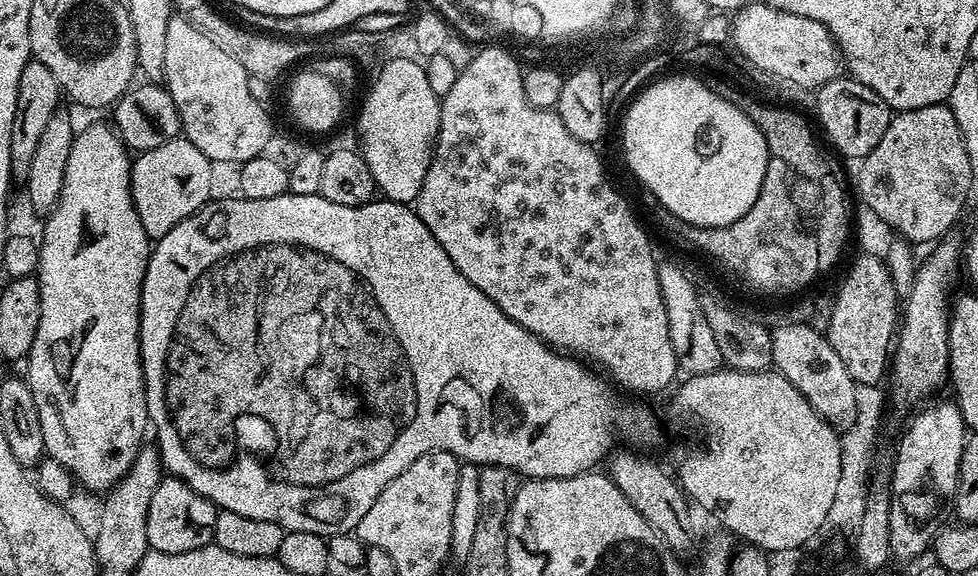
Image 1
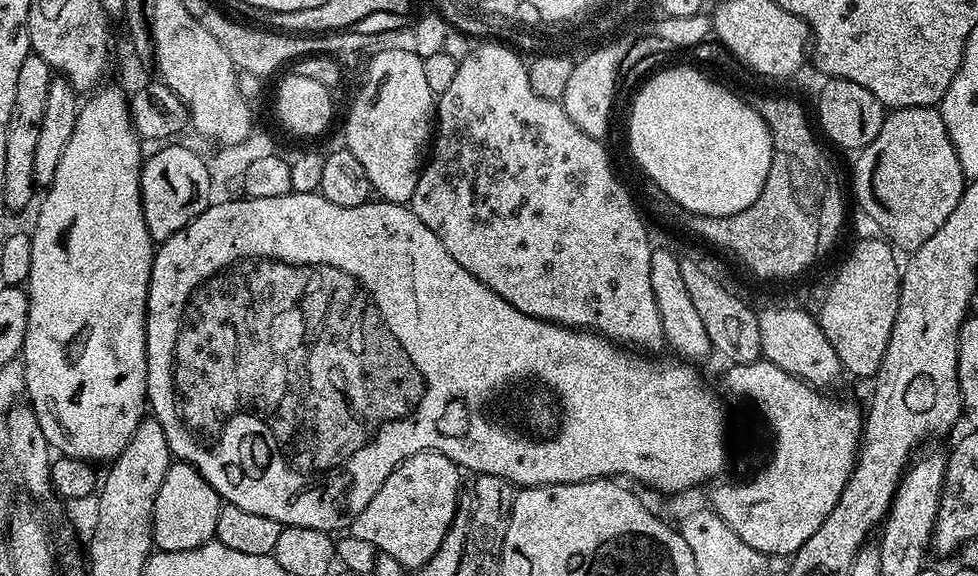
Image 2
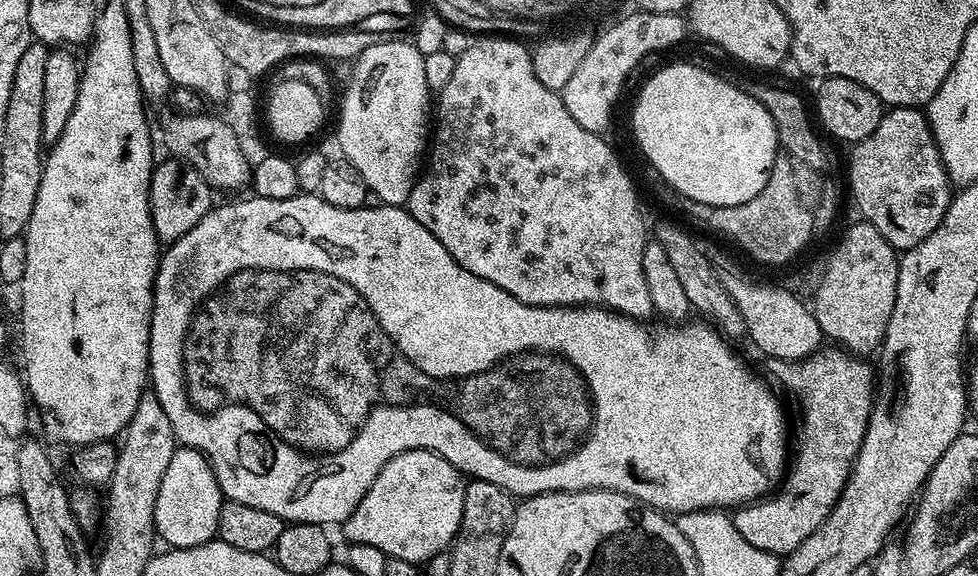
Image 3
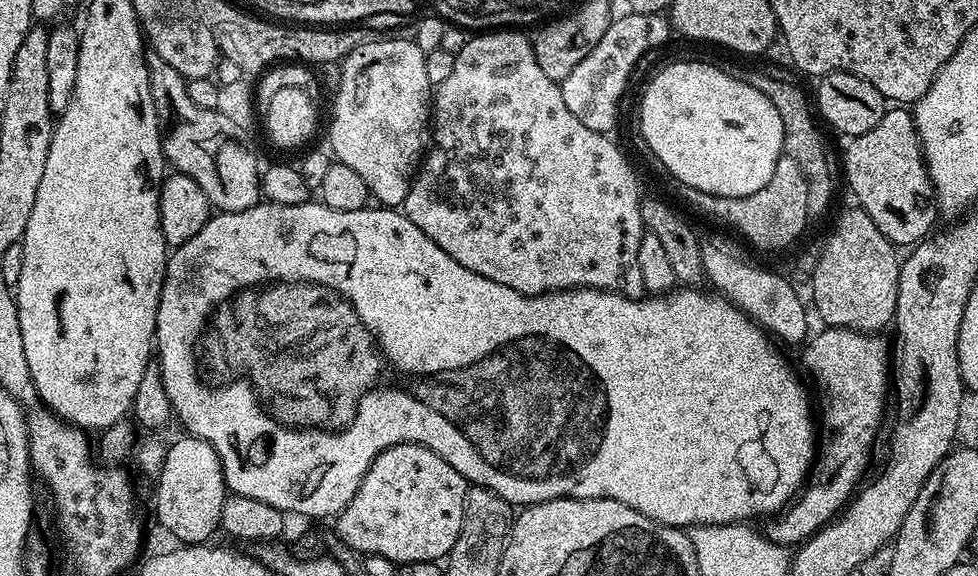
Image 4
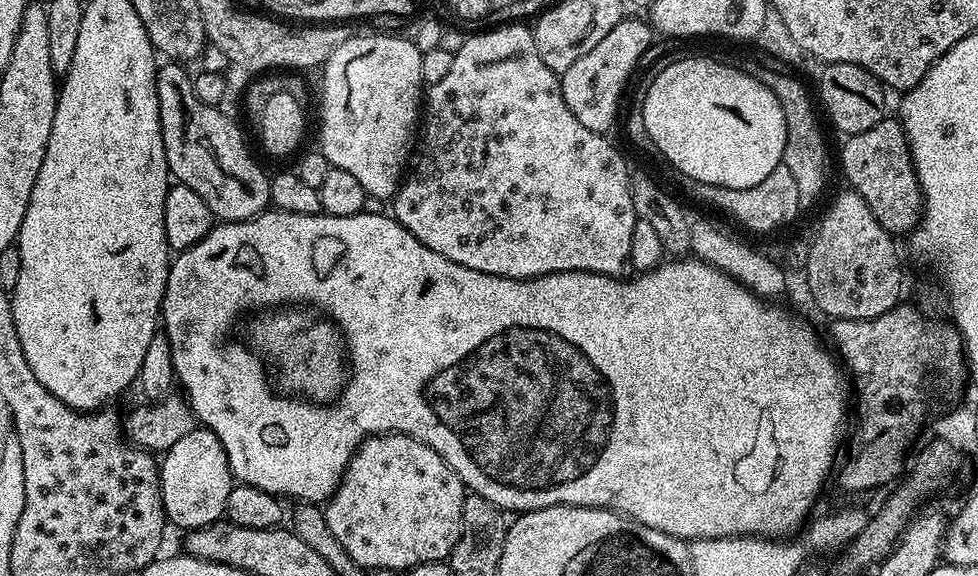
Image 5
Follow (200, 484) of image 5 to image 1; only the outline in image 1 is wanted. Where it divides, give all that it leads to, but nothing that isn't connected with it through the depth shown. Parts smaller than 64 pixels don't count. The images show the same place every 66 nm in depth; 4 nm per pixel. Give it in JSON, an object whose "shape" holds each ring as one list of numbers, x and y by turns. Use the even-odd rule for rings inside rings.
{"shape":[[171,474,165,475,158,490,154,490,154,498,150,498,150,510,146,514,149,549,166,554,182,554,209,547,213,543,214,518,217,511,212,501,195,492,185,480]]}

